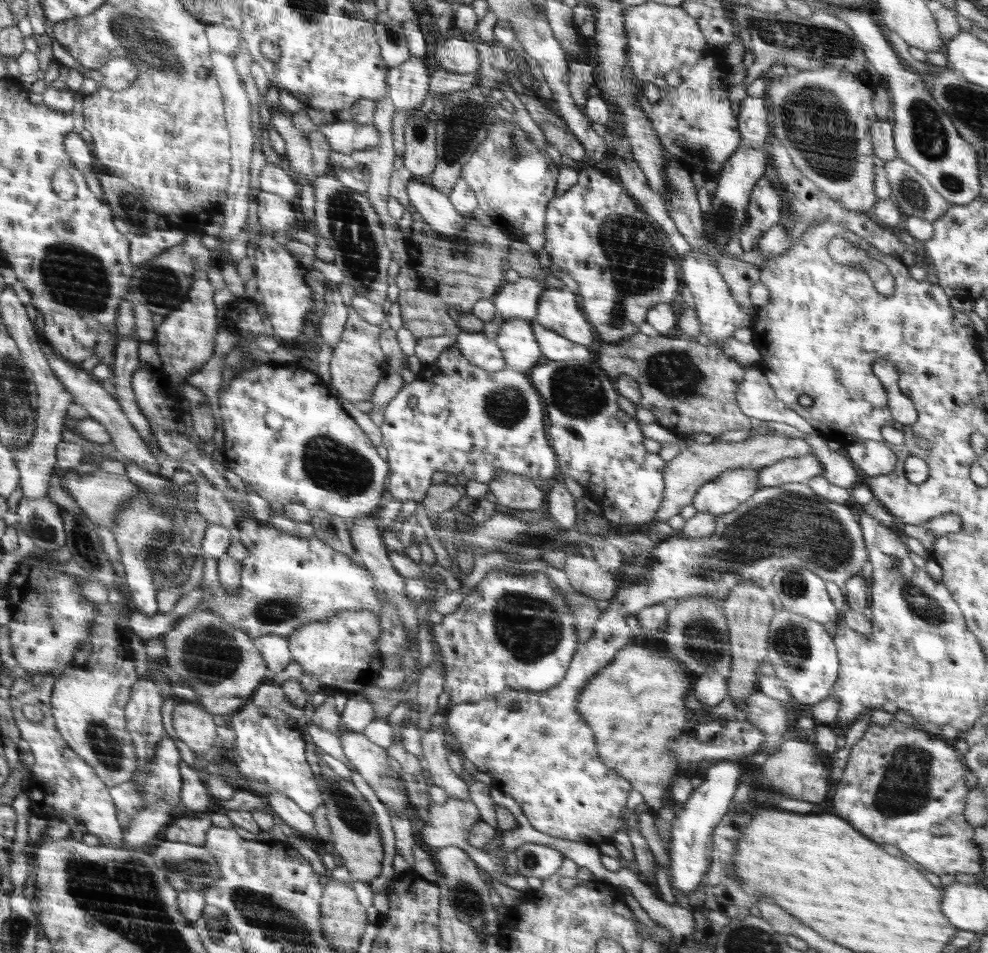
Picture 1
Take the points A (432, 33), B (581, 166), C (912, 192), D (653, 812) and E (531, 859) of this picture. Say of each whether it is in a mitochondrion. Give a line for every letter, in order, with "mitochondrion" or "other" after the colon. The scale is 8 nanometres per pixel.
A: other
B: other
C: mitochondrion
D: other
E: mitochondrion

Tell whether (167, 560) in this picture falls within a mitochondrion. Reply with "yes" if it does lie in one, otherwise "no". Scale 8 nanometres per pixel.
yes

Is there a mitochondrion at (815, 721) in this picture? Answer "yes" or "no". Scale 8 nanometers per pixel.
no

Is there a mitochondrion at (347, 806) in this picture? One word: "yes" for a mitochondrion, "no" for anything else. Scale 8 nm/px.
yes

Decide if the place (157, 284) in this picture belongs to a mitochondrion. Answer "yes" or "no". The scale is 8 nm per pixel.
yes

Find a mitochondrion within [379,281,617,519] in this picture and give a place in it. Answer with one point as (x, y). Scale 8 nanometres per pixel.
(575, 392)

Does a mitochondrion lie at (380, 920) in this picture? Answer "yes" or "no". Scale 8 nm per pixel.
no

